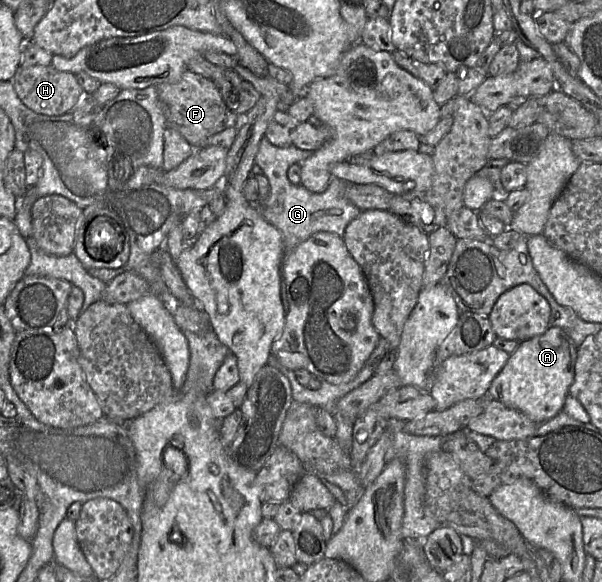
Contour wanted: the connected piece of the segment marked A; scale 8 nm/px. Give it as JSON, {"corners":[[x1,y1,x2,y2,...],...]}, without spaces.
{"corners":[[549,326,543,334,520,342,493,379,487,396,523,412,535,423,548,421,563,409,574,381,576,357,577,348,564,330]]}

